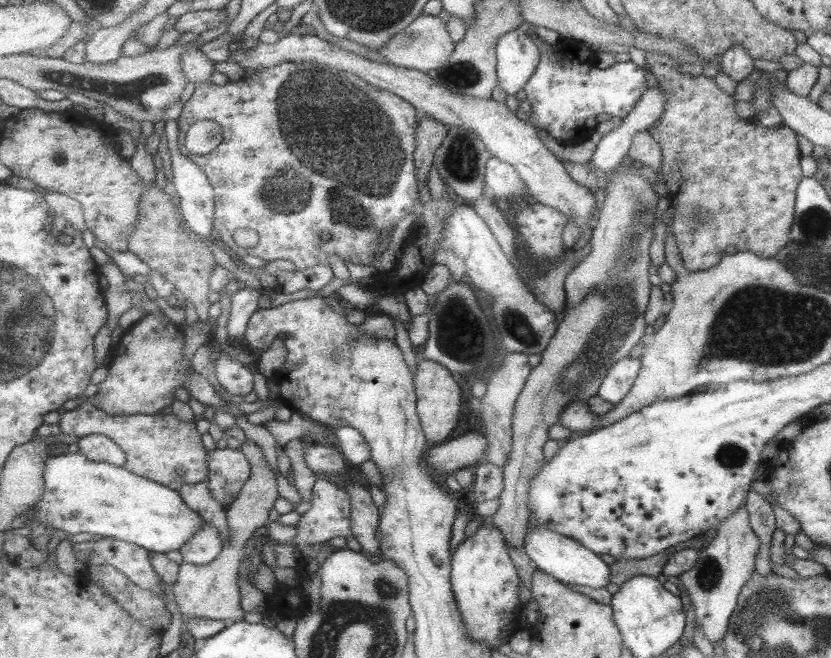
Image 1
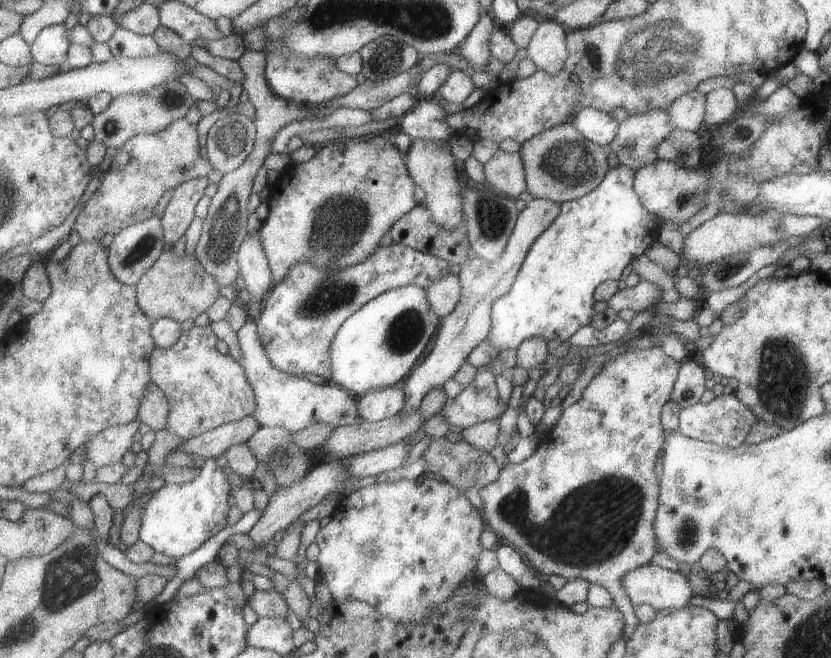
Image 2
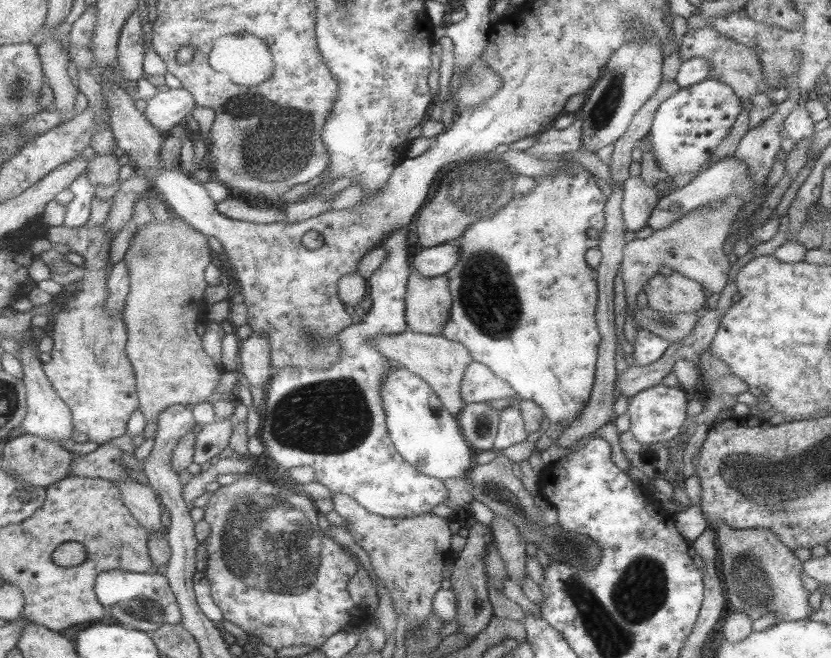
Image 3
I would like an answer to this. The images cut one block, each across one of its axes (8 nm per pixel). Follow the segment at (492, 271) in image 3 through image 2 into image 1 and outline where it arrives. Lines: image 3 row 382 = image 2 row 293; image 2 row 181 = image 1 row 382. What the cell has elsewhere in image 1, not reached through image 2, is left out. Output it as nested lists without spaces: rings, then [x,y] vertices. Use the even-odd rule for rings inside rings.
[[[624,356],[622,360],[618,360],[617,364],[614,364],[613,368],[610,368],[597,395],[613,405],[619,404],[633,388],[641,366],[641,358]]]

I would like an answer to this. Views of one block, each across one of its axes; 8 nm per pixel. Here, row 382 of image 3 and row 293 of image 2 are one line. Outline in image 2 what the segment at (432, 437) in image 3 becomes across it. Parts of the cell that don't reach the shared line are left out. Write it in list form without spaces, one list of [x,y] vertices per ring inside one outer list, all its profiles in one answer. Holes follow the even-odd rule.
[[[411,284],[381,294],[351,316],[339,329],[332,347],[334,367],[332,383],[347,388],[358,399],[365,397],[370,391],[403,384],[432,349],[442,320],[430,300],[426,287]]]

